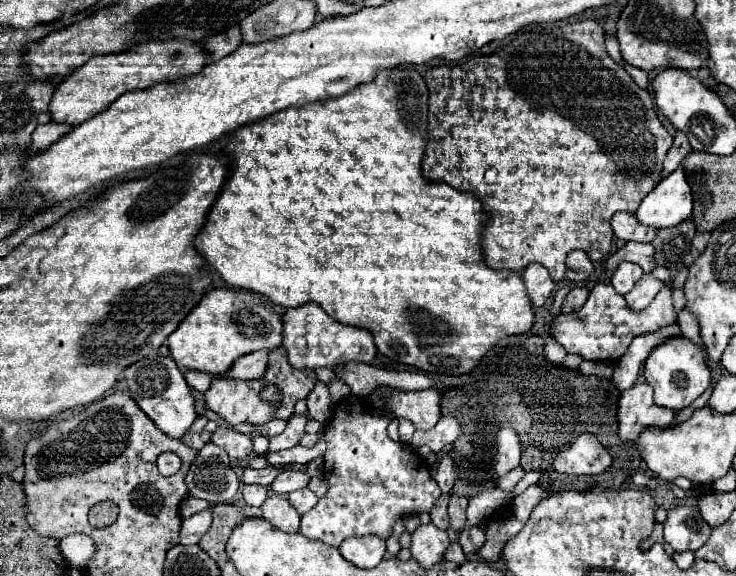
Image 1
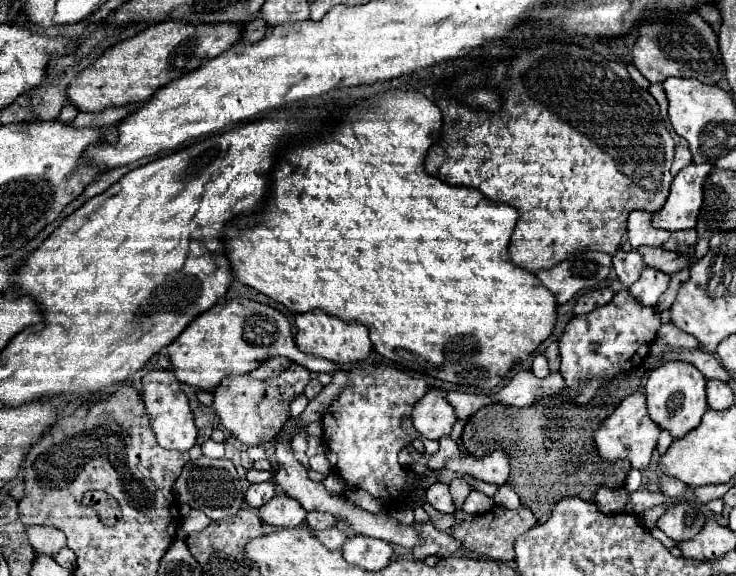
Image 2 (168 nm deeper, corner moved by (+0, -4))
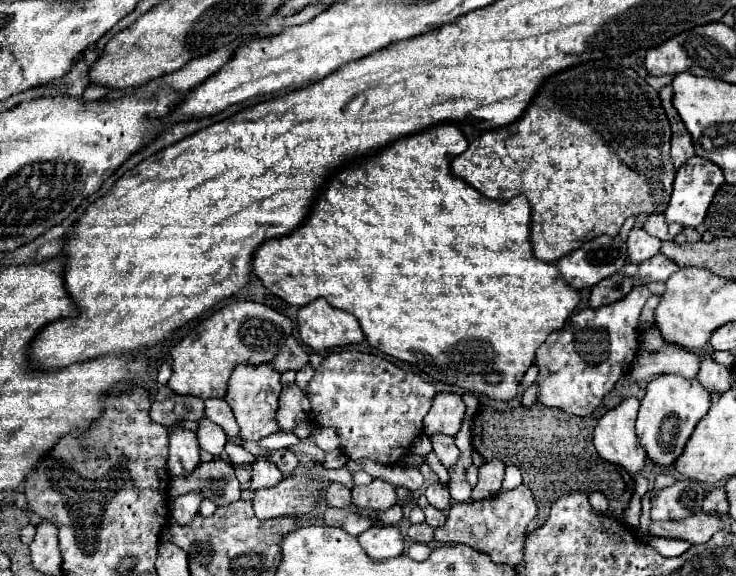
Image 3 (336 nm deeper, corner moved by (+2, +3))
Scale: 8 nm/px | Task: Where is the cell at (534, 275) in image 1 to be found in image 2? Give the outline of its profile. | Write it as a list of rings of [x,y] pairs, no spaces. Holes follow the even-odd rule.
[[[576,252],[568,260],[556,264],[550,270],[542,270],[536,276],[556,296],[558,304],[566,304],[582,290],[596,288],[608,280],[612,272],[612,256],[606,252]]]

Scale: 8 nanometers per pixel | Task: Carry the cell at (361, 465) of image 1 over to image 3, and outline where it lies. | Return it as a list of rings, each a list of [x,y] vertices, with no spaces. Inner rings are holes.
[[[348,349],[328,355],[308,385],[308,399],[312,405],[310,419],[320,427],[336,429],[340,449],[346,451],[348,457],[392,457],[392,451],[394,457],[402,457],[414,437],[422,435],[422,419],[428,413],[434,395],[434,385],[424,381],[418,373],[406,371],[384,357]]]

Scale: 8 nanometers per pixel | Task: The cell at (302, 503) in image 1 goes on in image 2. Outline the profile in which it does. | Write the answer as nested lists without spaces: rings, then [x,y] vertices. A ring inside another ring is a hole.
[[[310,512],[308,518],[306,518],[306,524],[314,530],[322,530],[322,528],[334,528],[338,526],[336,524],[336,518],[328,512]]]

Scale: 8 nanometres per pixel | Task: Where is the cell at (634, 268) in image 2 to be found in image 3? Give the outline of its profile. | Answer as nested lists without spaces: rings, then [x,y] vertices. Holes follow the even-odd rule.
[[[636,225],[630,235],[628,235],[628,263],[642,263],[648,257],[656,255],[660,251],[660,241],[656,237],[650,237],[648,233],[644,233],[644,229],[640,225]]]

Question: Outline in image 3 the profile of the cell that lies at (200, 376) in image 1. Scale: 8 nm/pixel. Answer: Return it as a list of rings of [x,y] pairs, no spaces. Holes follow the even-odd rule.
[[[218,397],[206,399],[206,417],[210,421],[214,421],[216,425],[220,425],[228,437],[238,435],[238,425],[236,425],[234,415],[232,415],[232,411],[224,399],[218,399]]]

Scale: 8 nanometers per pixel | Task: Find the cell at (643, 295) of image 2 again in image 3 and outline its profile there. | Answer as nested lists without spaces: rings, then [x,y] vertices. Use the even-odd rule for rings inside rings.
[[[654,255],[648,261],[638,265],[638,277],[644,285],[654,283],[654,281],[668,281],[668,277],[676,271],[678,267],[668,261],[664,255]]]

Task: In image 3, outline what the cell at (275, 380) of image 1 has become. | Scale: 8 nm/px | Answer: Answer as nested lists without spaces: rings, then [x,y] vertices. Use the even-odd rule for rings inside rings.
[[[270,363],[258,365],[258,367],[248,367],[248,365],[238,365],[228,381],[228,393],[226,393],[226,403],[232,407],[232,413],[236,417],[236,423],[240,427],[240,437],[242,439],[252,439],[258,441],[270,433],[278,431],[276,425],[276,409],[278,409],[278,395],[282,391],[280,375],[272,369]]]

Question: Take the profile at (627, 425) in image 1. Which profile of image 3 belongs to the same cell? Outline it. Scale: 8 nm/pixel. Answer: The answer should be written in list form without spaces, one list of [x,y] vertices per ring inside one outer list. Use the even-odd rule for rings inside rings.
[[[628,397],[620,405],[610,409],[604,417],[600,417],[598,425],[594,429],[594,447],[596,447],[598,455],[608,463],[624,467],[630,475],[638,473],[646,463],[646,451],[642,449],[642,443],[640,443],[640,439],[636,435],[638,407],[640,407],[640,401],[636,397]]]

